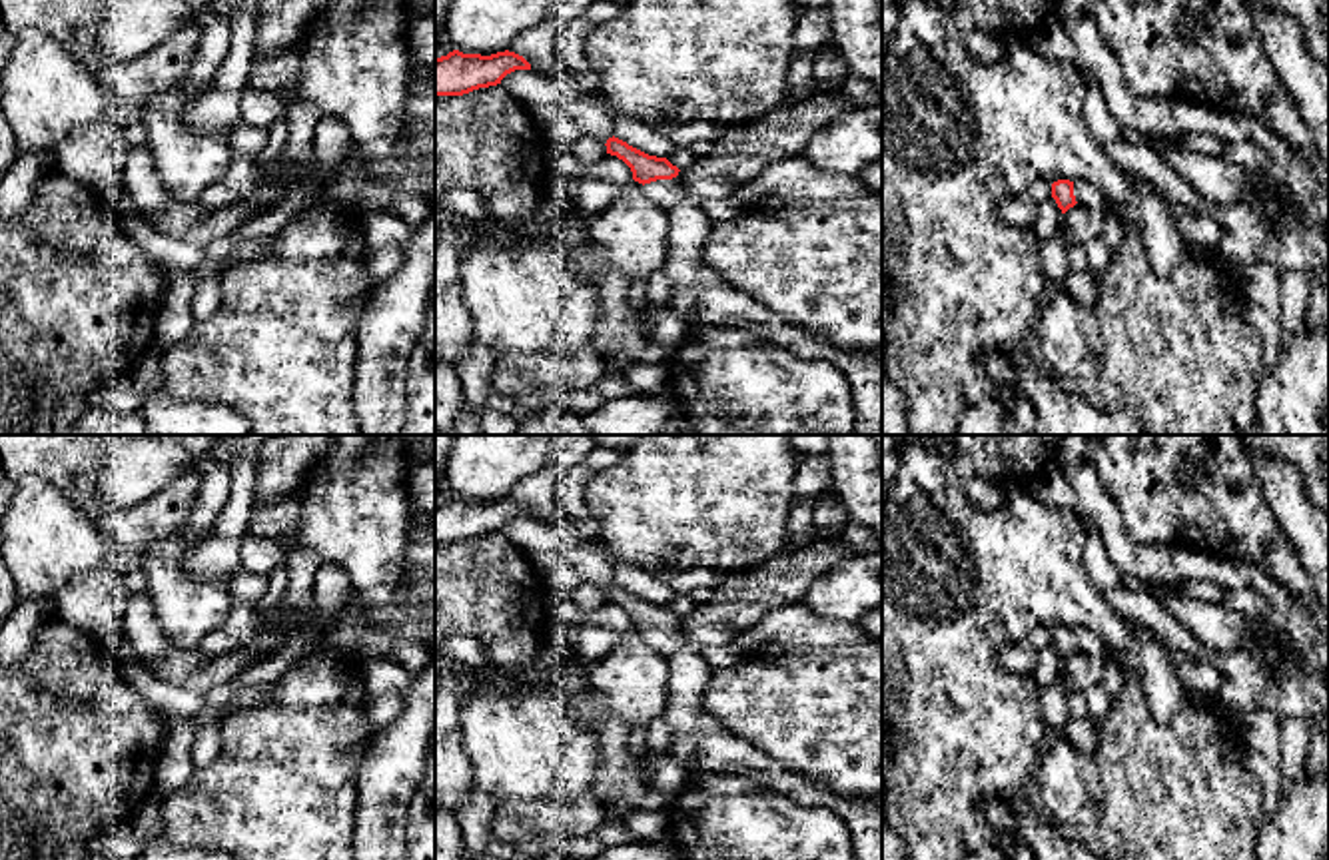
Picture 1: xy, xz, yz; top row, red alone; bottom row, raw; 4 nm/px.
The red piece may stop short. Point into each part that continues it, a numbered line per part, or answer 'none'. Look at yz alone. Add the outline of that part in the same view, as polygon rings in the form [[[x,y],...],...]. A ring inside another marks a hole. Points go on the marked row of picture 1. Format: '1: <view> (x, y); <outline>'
1: yz (1086, 194); [[[1086,180],[1074,182],[1074,196],[1080,206],[1100,208],[1104,212],[1109,210],[1108,200],[1096,190],[1094,184]]]

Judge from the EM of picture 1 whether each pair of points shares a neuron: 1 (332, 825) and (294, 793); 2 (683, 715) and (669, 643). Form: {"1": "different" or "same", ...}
{"1": "same", "2": "same"}

